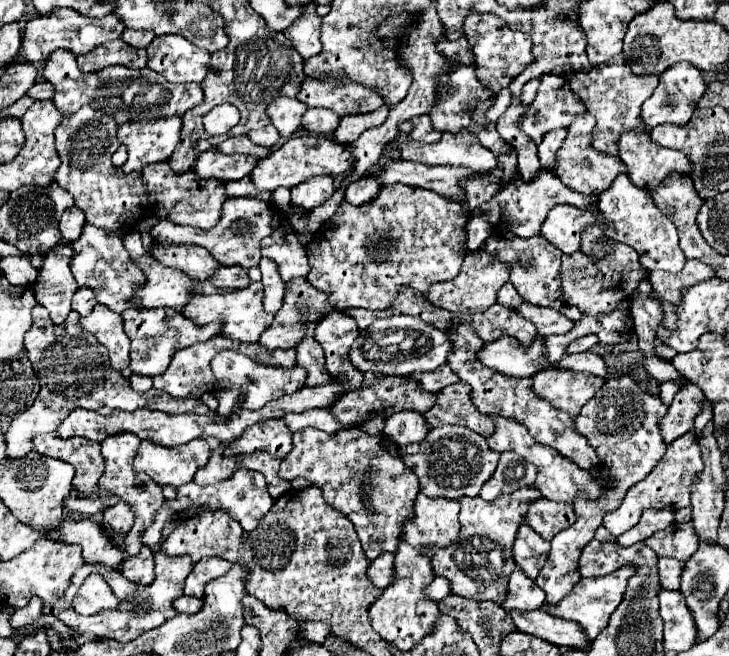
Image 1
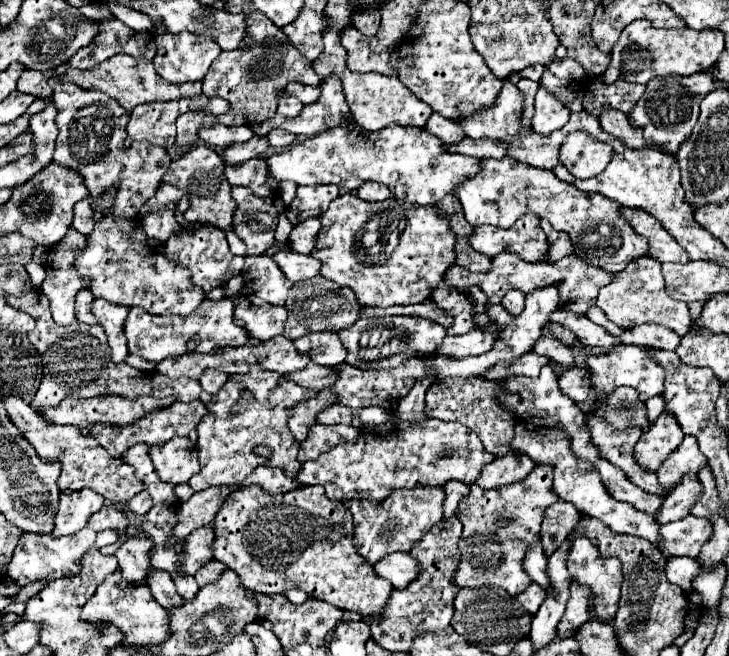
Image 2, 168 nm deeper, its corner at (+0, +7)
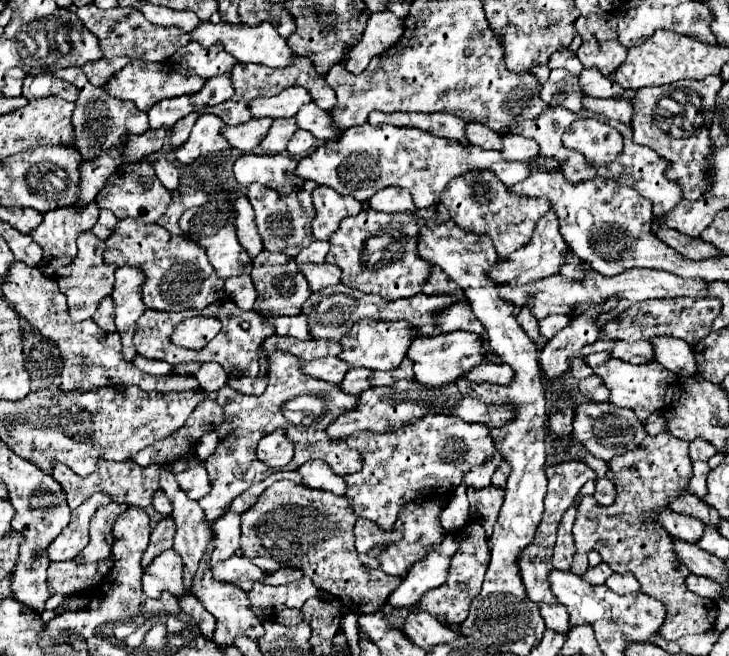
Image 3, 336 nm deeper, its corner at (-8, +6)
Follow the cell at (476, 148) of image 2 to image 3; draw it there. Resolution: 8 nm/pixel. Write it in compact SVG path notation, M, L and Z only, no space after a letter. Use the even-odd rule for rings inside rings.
M506 135L502 155L508 161L526 161L540 153L540 145L534 139L526 139L522 135Z

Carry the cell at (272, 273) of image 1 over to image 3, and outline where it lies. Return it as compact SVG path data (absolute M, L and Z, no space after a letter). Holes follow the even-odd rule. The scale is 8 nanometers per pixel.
M294 261L286 265L252 265L252 279L258 291L254 311L262 317L298 315L310 297L306 277Z

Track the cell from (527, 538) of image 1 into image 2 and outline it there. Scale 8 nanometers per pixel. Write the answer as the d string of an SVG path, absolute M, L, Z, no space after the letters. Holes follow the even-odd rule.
M530 544L530 548L526 550L526 556L524 556L524 570L526 574L536 582L540 584L542 588L548 586L548 576L546 576L546 554L542 550L542 544Z

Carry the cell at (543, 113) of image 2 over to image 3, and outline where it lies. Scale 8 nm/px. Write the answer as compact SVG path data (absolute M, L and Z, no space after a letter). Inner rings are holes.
M556 69L550 73L550 79L542 85L542 95L546 103L560 105L570 111L582 109L582 89L578 89L578 75L572 75L566 69Z

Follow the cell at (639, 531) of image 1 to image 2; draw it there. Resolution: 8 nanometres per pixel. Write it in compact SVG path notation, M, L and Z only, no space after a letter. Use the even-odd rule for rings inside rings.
M694 474L690 476L684 476L684 482L680 482L672 492L670 496L664 498L662 502L662 508L658 510L658 516L654 516L658 520L658 524L668 524L668 522L674 522L674 520L680 520L688 514L690 506L698 500L700 496L700 482Z

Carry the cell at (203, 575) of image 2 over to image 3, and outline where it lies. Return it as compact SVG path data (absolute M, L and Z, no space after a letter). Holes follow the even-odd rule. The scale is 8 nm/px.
M240 553L218 563L212 571L218 581L230 581L244 591L250 591L250 585L254 585L254 581L262 581L266 585L282 585L282 571L276 571L274 575L264 575L258 567L252 565L250 559L242 557Z

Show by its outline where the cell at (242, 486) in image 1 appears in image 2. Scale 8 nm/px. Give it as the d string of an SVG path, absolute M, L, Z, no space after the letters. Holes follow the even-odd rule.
M258 466L242 482L242 486L250 486L250 484L258 484L260 488L264 488L264 492L270 492L270 494L282 494L298 486L294 478L286 478L280 468L272 468L272 466Z

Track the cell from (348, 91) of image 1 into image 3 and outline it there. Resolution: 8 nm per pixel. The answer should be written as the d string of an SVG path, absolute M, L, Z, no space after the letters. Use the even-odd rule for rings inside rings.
M292 87L292 89L284 89L282 93L268 97L268 99L254 99L250 103L250 113L256 119L262 117L270 117L270 119L278 119L278 117L294 117L302 105L310 103L310 93L302 87Z

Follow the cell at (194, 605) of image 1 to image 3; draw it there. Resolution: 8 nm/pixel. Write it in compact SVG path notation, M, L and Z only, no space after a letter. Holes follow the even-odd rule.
M162 469L162 471L160 471L160 485L162 485L164 493L170 497L172 505L174 505L172 517L174 517L176 527L178 527L178 529L176 529L176 535L174 535L174 551L180 553L180 557L182 557L182 561L184 561L184 585L186 585L186 587L192 587L192 579L194 579L194 575L196 575L196 571L198 571L198 567L200 567L200 561L202 561L202 557L204 557L204 551L206 551L206 547L208 547L208 543L210 543L210 539L212 539L212 537L210 537L212 531L210 531L210 525L208 525L208 521L206 521L206 517L204 517L202 507L198 505L198 501L192 501L192 499L186 497L186 493L182 493L182 489L180 489L180 485L176 483L176 479L174 479L172 473L166 473L166 471Z

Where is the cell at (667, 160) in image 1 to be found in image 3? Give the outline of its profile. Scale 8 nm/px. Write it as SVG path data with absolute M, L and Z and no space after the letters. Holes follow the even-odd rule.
M586 95L584 107L598 115L604 115L606 119L618 119L622 123L630 123L632 119L632 105L624 99L596 99Z

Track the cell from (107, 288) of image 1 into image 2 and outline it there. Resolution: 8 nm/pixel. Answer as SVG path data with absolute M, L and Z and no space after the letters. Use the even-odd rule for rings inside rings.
M104 216L94 224L90 236L86 236L86 248L76 256L76 272L90 280L90 292L94 298L104 298L122 306L140 306L150 314L180 314L194 312L204 300L204 290L190 282L190 272L162 256L164 244L150 240L142 226L132 220Z

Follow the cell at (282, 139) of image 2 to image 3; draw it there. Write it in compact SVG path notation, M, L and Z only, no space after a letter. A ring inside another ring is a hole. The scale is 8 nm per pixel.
M300 129L300 131L294 133L294 137L290 139L290 143L288 143L288 153L290 153L292 157L300 157L300 155L312 151L316 145L318 145L316 137L312 139L312 133L306 133L306 131Z

